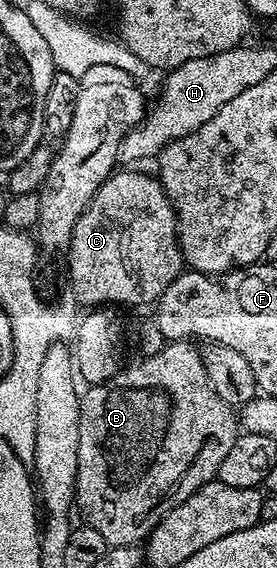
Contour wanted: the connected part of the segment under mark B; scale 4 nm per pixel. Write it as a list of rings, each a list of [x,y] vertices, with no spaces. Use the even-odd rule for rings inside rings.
[[[174,340],[165,343],[164,347],[158,351],[145,355],[145,360],[140,360],[137,364],[125,367],[116,373],[106,382],[93,384],[80,397],[80,425],[78,426],[78,474],[76,475],[76,502],[75,507],[82,515],[83,523],[89,524],[102,538],[106,538],[108,547],[117,548],[118,546],[139,545],[145,539],[145,529],[140,529],[140,520],[143,516],[148,516],[160,504],[160,499],[183,478],[188,472],[188,467],[196,460],[196,455],[207,446],[208,440],[224,440],[228,442],[237,435],[238,416],[234,411],[233,405],[228,404],[214,390],[210,378],[206,374],[206,366],[200,357],[200,348],[195,343],[188,340]]]

